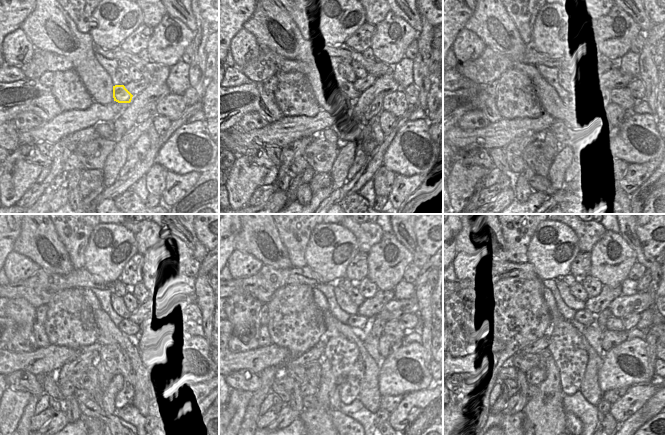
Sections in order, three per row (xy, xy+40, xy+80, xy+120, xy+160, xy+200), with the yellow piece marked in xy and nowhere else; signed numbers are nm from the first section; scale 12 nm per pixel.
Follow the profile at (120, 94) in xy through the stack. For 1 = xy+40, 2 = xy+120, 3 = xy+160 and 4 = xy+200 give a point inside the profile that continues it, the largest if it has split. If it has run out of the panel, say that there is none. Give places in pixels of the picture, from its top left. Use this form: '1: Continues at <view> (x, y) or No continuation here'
1: Continues at xy+40 (347, 96)
2: Continues at xy+120 (127, 326)
3: Continues at xy+160 (358, 323)
4: Continues at xy+200 (580, 321)

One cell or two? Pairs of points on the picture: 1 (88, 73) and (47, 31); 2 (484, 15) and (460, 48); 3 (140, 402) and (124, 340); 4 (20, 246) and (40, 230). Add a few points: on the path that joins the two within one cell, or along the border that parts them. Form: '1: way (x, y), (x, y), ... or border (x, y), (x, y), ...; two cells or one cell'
1: way (79, 62), (69, 52), (66, 52), (58, 42); one cell
2: border (465, 27), (471, 30), (486, 45); two cells
3: way (142, 387), (142, 374), (133, 355); one cell
4: way (25, 244), (35, 235); one cell

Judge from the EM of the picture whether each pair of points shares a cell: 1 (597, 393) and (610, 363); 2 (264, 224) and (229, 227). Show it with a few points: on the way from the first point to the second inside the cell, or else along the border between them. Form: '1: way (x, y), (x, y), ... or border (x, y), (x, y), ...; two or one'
1: border (600, 363), (598, 384), (603, 392); two
2: border (241, 224), (241, 229), (234, 240), (234, 249); two

